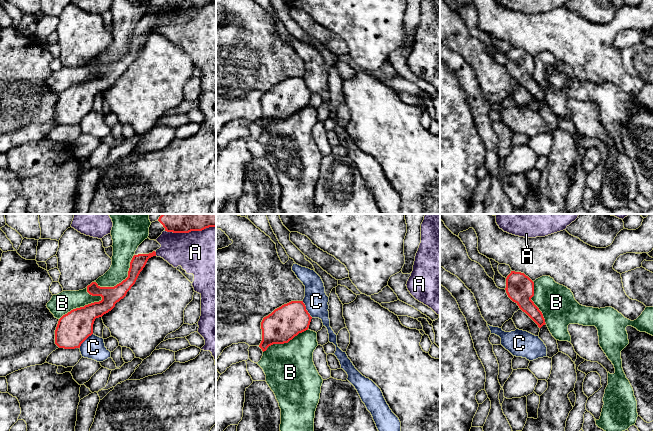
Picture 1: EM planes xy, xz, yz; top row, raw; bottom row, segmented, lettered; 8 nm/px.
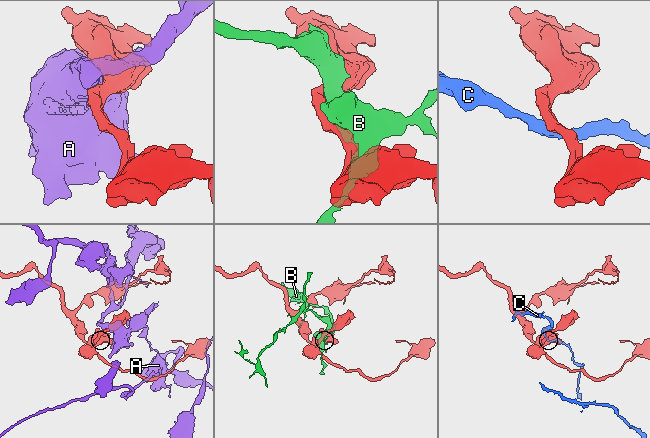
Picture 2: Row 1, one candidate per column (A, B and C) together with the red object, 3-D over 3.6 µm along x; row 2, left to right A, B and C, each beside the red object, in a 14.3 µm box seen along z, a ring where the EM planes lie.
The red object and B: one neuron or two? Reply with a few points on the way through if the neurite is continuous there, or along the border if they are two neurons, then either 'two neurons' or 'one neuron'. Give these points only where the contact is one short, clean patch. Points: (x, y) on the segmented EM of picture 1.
two neurons

